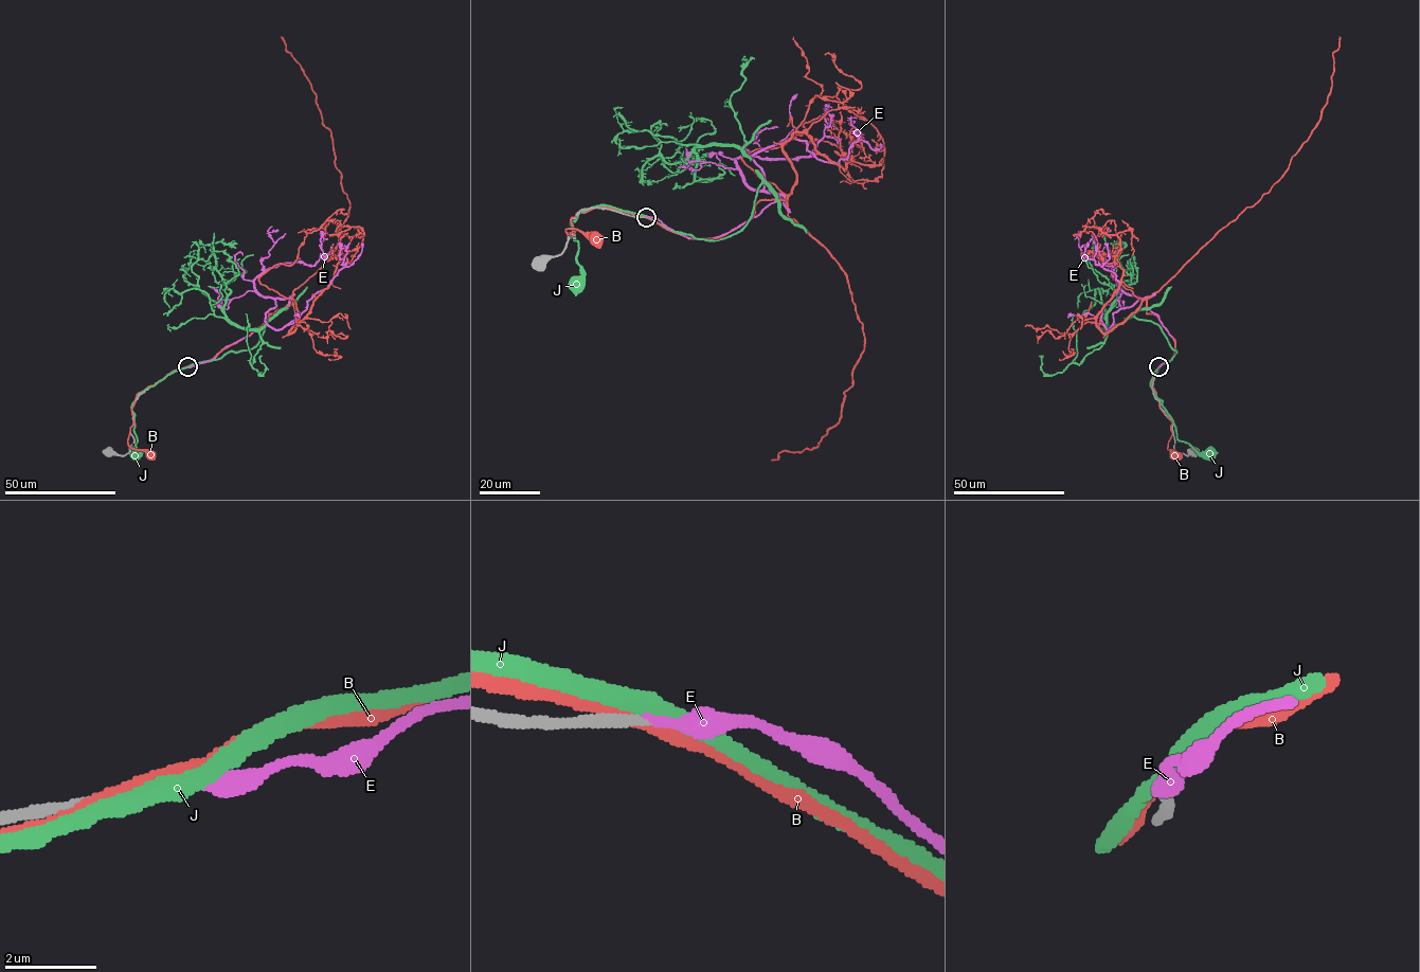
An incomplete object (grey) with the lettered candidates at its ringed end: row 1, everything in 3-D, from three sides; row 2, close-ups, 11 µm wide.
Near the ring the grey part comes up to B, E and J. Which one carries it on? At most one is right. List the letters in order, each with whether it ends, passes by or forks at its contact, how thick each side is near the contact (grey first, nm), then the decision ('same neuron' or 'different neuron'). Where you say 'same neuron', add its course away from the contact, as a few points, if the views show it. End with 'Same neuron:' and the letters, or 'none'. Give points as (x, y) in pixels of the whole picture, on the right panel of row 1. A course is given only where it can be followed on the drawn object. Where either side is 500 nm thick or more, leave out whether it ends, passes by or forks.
B: it passes by; 300 nm thick on the grey side, 280 nm on the other; different neuron
E: it ends there; 240 nm thick on the grey side, 200 nm on the other; same neuron; it runs (1158, 366), (1175, 342), (1146, 298), (1103, 325), (1101, 310), (1119, 283), (1085, 256), (1088, 241)
J: it passes by; 280 nm thick on the grey side, 380 nm on the other; different neuron
Same neuron: E

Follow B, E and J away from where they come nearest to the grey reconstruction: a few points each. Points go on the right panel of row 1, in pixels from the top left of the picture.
B: (1158, 366), (1151, 383), (1161, 409), (1171, 421), (1168, 449), (1176, 451), (1175, 455)
E: (1158, 366), (1175, 342), (1146, 298), (1103, 325), (1101, 310), (1119, 283), (1085, 256), (1088, 241)
J: (1158, 366), (1150, 385), (1169, 415), (1176, 437), (1197, 451), (1209, 454)

